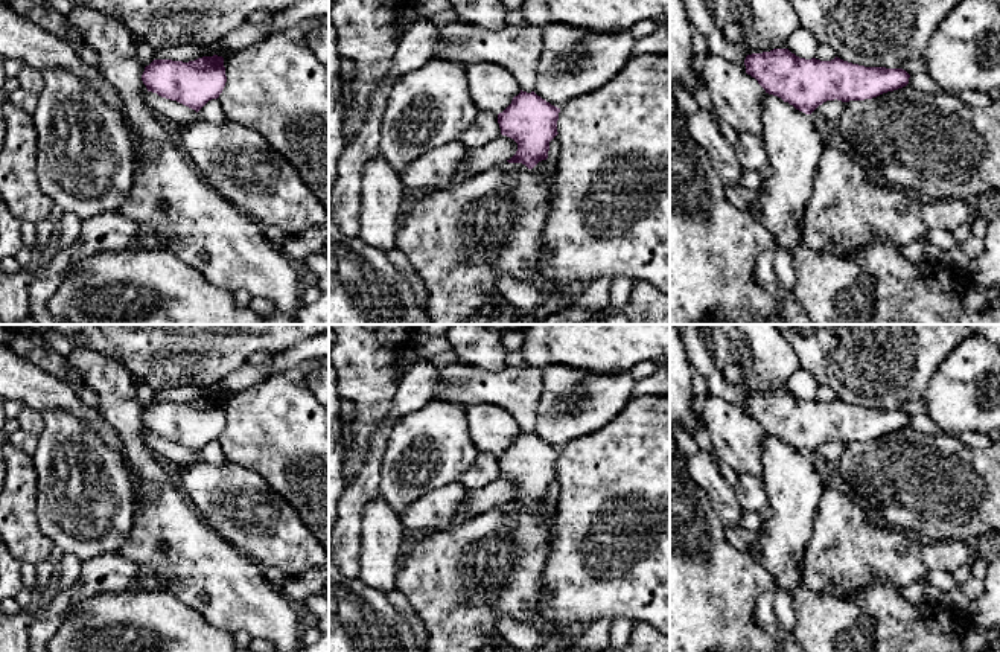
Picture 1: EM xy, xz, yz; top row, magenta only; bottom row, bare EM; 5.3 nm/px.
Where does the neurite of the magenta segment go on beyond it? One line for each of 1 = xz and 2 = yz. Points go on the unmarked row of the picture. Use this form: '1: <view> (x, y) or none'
1: none
2: none

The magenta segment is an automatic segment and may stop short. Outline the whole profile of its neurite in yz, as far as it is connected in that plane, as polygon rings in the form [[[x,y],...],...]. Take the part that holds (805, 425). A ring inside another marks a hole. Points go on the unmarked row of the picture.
[[[773,390],[770,393],[747,396],[744,407],[746,414],[755,419],[766,434],[781,439],[805,455],[811,455],[826,442],[837,440],[849,443],[877,439],[906,428],[910,419],[903,410],[865,408],[837,398],[831,402],[805,401],[796,398],[788,390]]]

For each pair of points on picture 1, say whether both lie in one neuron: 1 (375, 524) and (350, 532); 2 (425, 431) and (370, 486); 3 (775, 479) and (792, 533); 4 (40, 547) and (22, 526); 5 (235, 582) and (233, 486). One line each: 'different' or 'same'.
1: different
2: different
3: same
4: same
5: different

